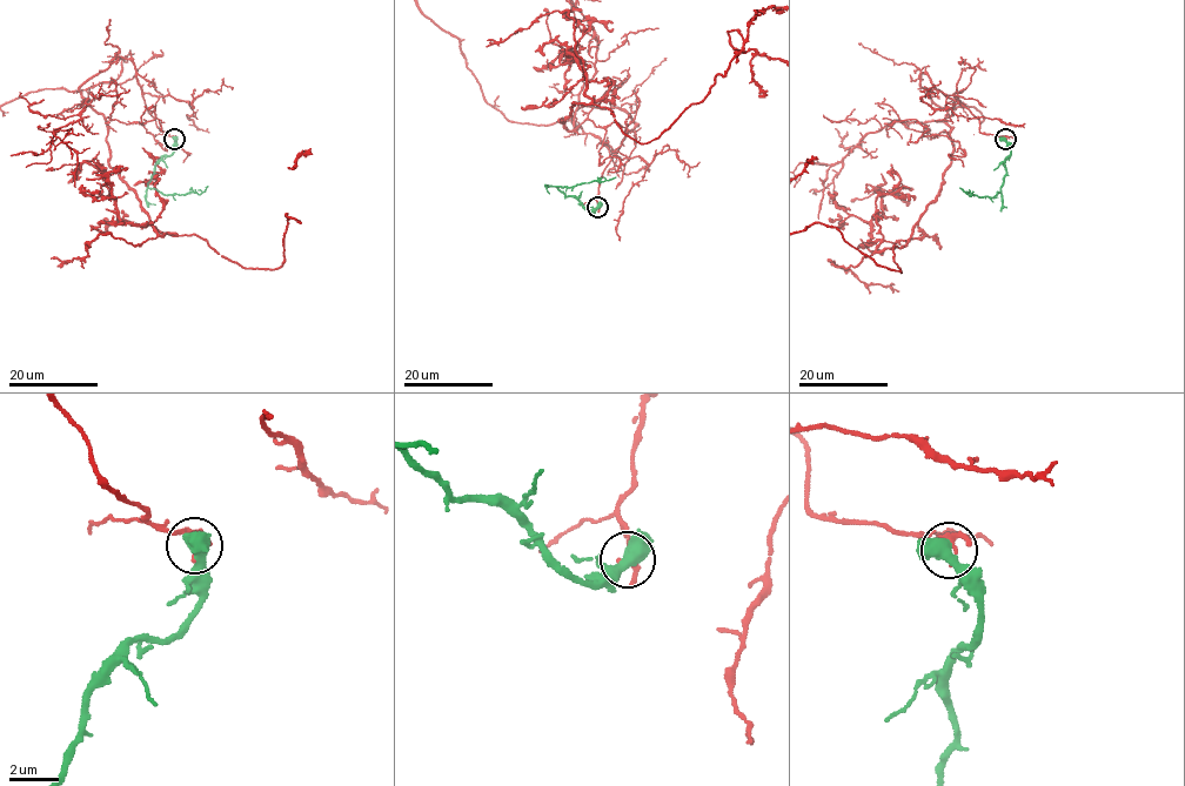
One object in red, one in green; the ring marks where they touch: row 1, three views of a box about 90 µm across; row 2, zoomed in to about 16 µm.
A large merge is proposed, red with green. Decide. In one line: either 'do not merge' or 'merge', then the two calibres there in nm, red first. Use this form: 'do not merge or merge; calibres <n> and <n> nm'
do not merge; calibres 260 and 500 nm

